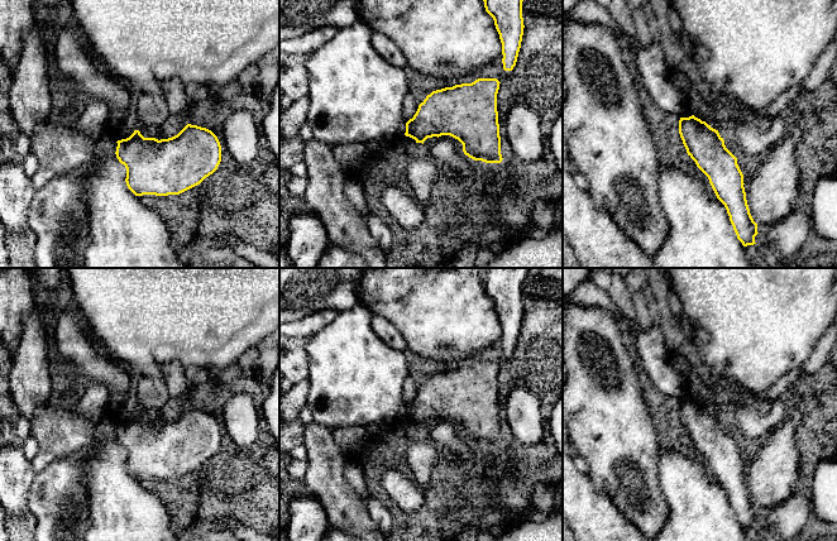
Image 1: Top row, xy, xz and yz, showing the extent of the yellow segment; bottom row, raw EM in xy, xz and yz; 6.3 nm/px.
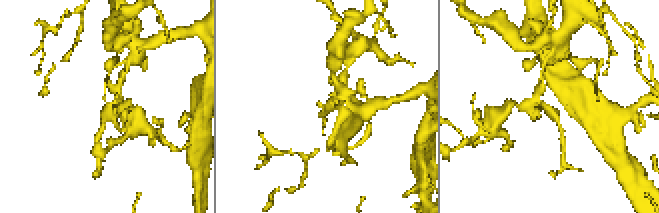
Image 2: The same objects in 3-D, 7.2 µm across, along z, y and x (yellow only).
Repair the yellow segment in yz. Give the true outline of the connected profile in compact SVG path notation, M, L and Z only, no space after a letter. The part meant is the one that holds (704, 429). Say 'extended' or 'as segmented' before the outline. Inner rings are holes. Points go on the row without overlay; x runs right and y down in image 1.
as segmented | M692 398L680 401L679 417L688 439L708 460L717 482L724 488L737 522L743 530L756 527L757 507L747 488L743 458L718 413Z

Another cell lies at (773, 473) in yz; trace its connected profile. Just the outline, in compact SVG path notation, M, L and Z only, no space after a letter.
M802 406L786 410L785 418L767 434L748 466L746 483L754 504L764 513L784 503L794 492L799 473L795 434Z

